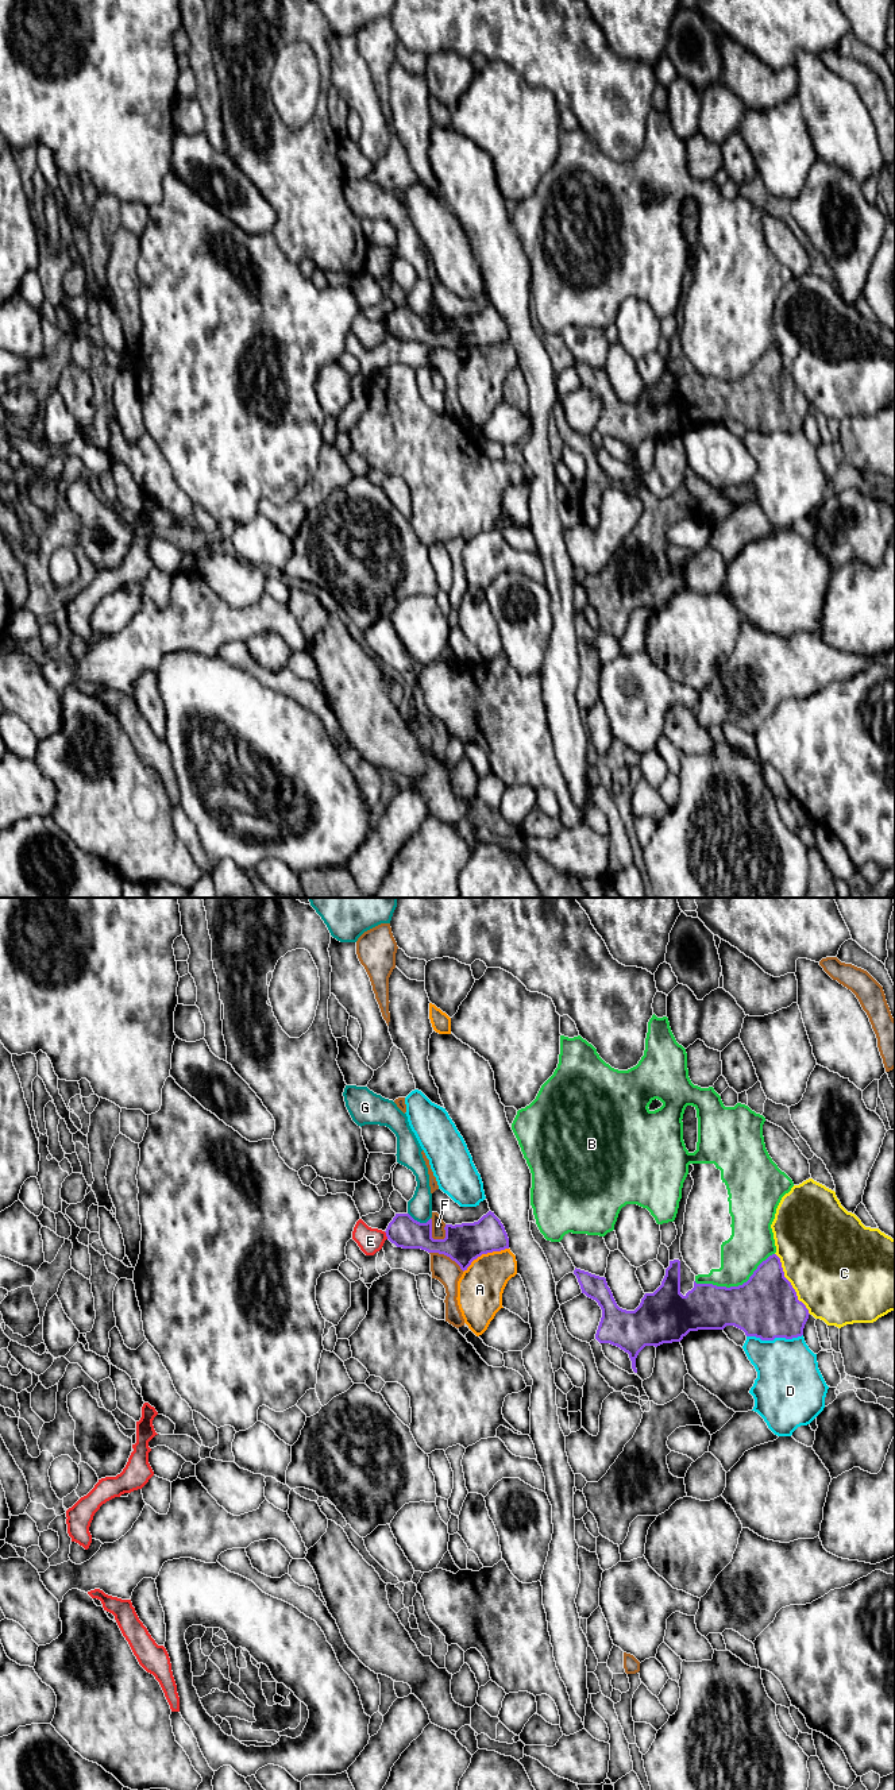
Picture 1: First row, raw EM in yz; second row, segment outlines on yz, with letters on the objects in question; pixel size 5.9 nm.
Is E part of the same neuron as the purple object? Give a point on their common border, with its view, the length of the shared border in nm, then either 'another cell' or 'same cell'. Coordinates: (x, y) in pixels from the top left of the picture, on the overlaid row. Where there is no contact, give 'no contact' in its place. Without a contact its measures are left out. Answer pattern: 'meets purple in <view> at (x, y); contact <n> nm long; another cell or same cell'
meets purple in yz at (386, 1235); contact 50 nm long; another cell

